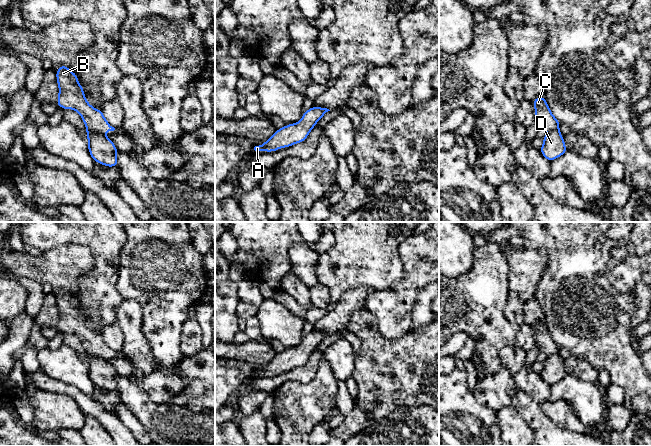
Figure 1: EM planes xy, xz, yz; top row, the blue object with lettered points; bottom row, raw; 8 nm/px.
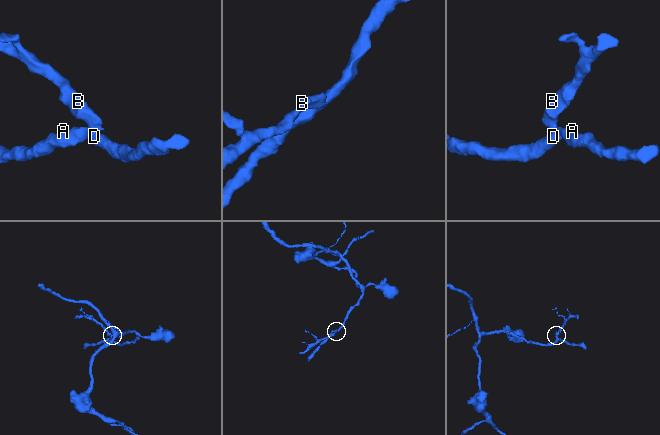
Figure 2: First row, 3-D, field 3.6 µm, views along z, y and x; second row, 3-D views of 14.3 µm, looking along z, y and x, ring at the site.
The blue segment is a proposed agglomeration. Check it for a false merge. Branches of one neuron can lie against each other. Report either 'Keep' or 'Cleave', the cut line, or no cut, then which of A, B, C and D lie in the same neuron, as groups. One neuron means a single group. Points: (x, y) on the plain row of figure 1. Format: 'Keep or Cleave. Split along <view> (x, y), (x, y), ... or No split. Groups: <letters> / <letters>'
Cleave. Split along xy (87, 353), (102, 358). Groups: A D / B C

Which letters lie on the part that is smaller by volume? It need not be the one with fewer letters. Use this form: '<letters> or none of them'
B, C

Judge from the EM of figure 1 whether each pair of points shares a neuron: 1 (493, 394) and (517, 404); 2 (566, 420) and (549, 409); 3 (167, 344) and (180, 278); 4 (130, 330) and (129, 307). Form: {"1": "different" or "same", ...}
{"1": "same", "2": "same", "3": "same", "4": "same"}

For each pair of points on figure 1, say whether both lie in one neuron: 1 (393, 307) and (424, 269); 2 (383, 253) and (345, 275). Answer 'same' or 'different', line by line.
1: same
2: same

